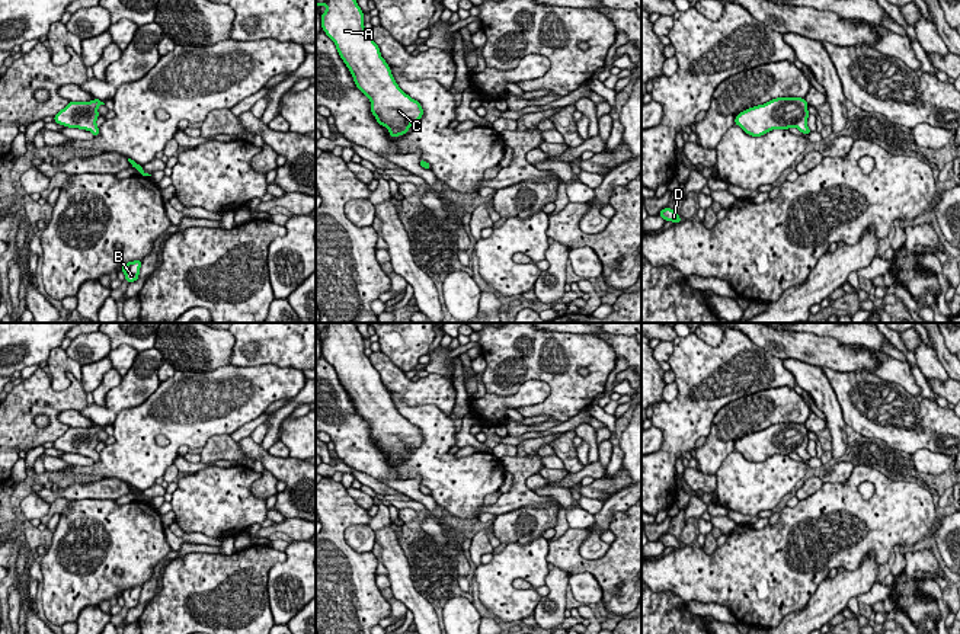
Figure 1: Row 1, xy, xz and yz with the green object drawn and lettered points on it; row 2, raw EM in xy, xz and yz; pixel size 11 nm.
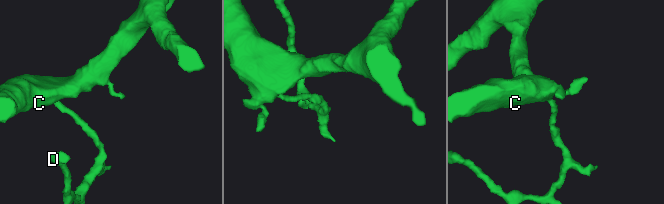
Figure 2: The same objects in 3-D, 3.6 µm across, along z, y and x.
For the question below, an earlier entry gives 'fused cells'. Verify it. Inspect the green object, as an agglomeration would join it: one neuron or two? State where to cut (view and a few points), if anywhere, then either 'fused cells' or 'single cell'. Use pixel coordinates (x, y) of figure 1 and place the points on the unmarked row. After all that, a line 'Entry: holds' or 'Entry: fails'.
no cut; single cell
Entry: fails

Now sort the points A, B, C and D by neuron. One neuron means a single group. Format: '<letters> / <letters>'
A B C D

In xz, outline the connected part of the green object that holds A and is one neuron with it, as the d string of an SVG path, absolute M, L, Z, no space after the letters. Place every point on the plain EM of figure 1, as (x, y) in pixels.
M316 323L316 332L326 332L326 337L321 340L321 355L335 368L336 375L349 394L356 413L369 425L371 439L375 442L381 452L385 452L391 464L407 460L413 448L417 448L423 442L422 430L406 420L396 409L390 391L381 382L378 371L371 364L369 358L364 353L364 337L358 332L355 323Z

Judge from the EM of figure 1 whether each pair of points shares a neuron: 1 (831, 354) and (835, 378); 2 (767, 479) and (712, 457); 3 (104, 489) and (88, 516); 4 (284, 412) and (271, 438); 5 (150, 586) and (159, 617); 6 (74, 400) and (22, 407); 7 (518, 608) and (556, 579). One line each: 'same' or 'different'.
1: different
2: different
3: different
4: same
5: different
6: same
7: different

